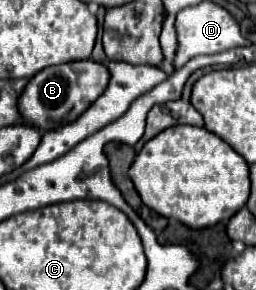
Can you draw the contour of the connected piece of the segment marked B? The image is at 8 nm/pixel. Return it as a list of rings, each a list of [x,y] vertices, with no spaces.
[[[93,60],[69,62],[63,66],[51,66],[41,70],[27,82],[23,94],[19,96],[19,112],[23,114],[23,122],[39,128],[41,132],[51,130],[51,126],[67,124],[83,114],[107,88],[109,72],[103,64]]]

